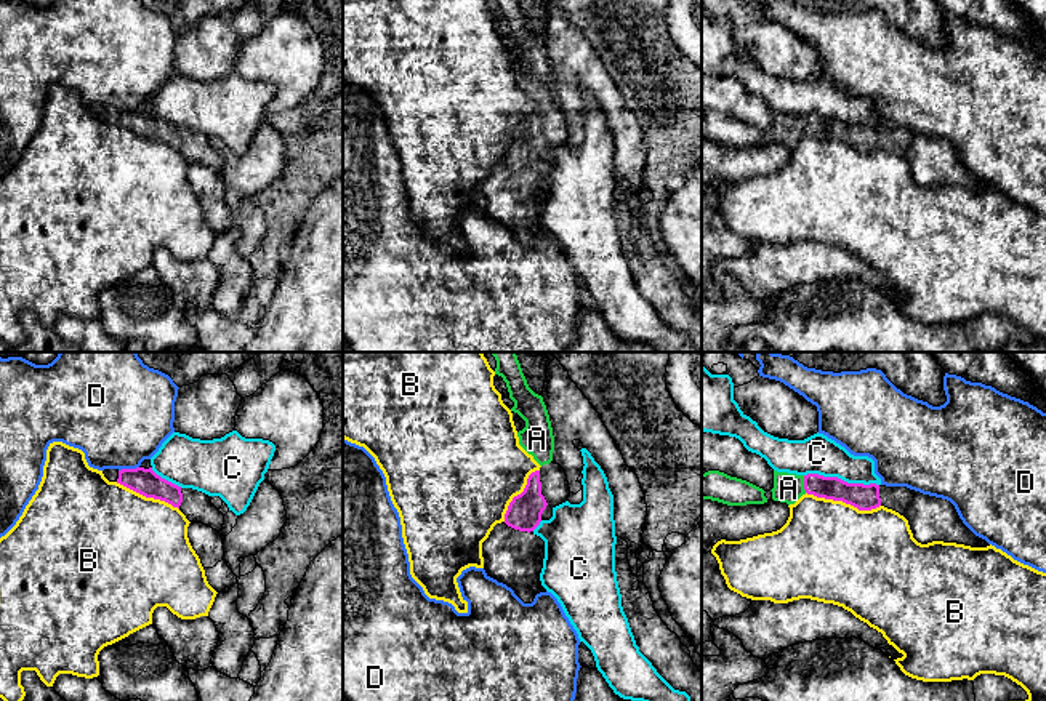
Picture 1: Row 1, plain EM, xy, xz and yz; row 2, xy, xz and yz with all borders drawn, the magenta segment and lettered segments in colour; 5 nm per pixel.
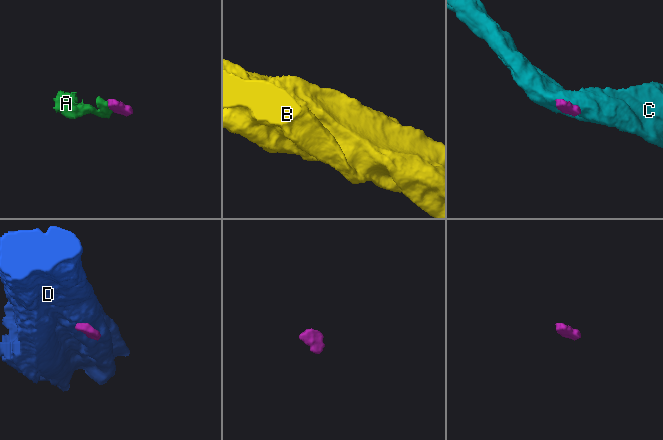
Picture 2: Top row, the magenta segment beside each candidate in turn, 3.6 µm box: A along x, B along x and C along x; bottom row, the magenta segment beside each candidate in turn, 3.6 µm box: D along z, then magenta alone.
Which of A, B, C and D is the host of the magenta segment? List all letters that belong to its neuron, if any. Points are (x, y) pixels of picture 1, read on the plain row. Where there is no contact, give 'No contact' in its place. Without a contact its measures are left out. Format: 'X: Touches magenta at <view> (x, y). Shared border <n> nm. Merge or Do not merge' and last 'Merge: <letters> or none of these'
A: Touches magenta at yz (804, 125). Shared border 90 nm. Merge
B: Touches magenta at yz (843, 143). Shared border 380 nm. Do not merge
C: Touches magenta at yz (840, 120). Shared border 380 nm. Do not merge
D: Touches magenta at xy (128, 111). Shared border 110 nm. Do not merge
Merge: A

